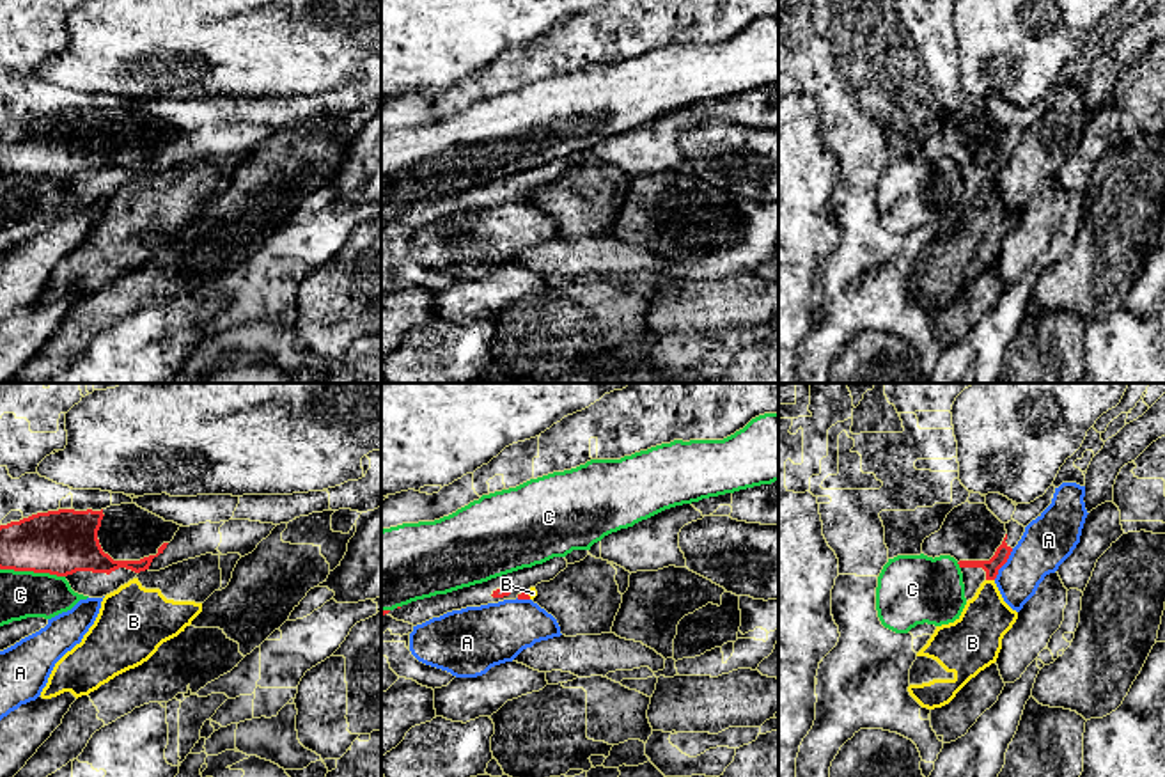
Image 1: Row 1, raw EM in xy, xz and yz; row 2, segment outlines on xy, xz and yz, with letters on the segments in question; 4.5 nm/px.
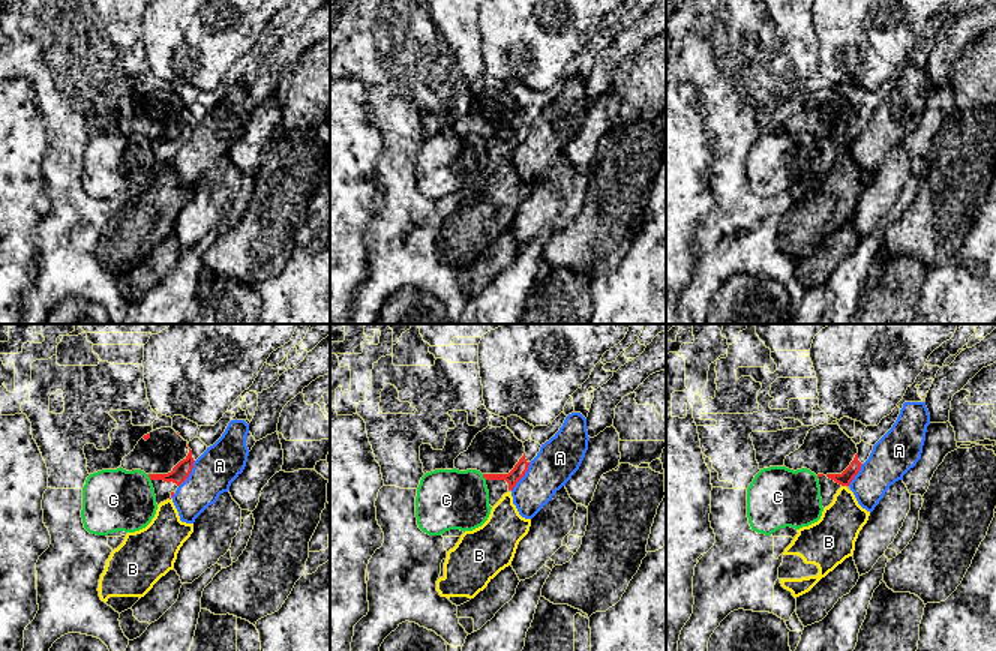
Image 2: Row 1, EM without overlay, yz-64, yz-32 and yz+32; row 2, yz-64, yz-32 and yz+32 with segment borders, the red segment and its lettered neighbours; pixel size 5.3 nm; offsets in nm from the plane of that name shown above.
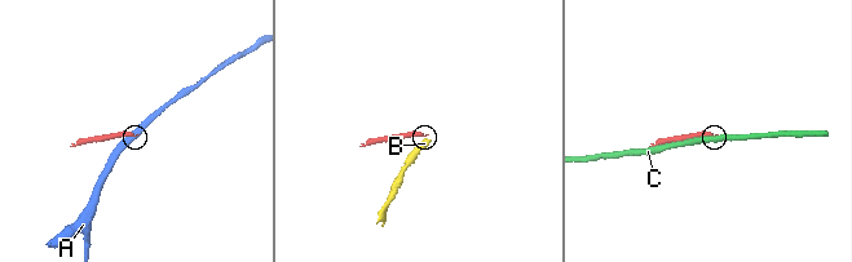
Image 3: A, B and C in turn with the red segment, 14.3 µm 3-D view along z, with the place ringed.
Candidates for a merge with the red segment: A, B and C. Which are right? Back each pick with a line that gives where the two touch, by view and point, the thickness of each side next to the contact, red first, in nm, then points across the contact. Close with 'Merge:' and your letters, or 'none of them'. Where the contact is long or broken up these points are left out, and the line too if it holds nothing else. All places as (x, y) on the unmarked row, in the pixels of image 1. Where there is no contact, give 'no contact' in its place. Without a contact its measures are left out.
Merge: none of them

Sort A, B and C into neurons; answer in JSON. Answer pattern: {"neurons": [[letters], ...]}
{"neurons": [["A"], ["B"], ["C"]]}

